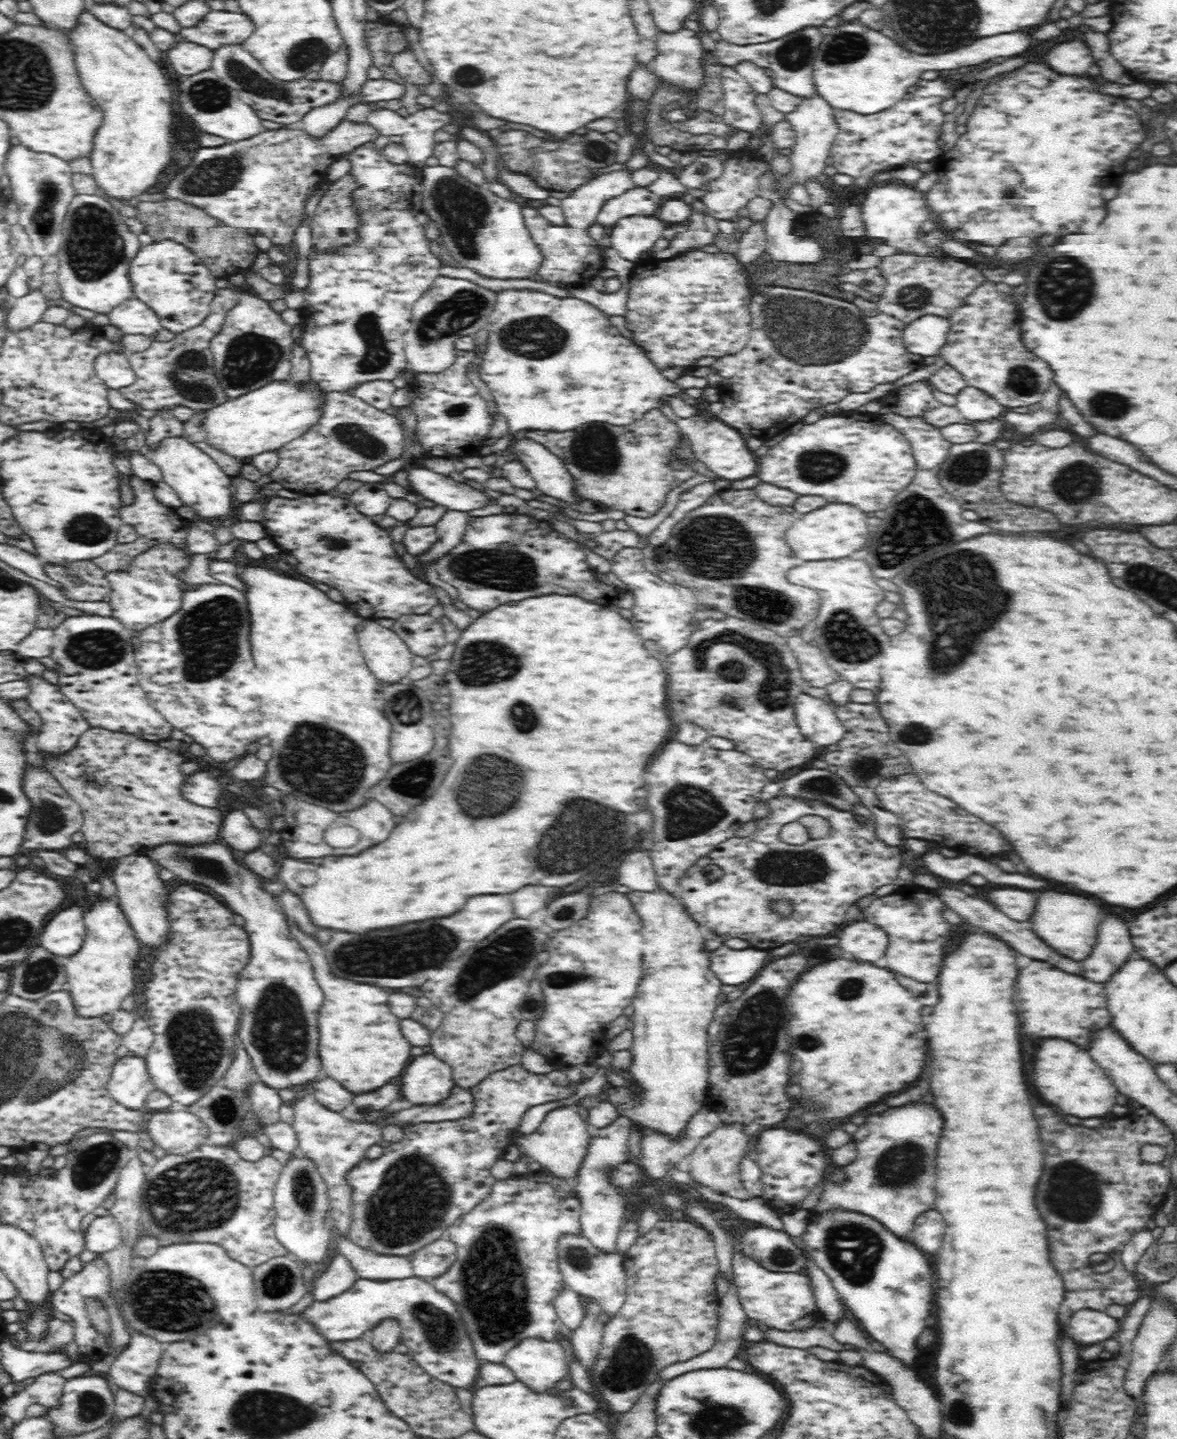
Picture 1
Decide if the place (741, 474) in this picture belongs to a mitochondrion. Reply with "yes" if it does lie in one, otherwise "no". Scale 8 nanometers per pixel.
no

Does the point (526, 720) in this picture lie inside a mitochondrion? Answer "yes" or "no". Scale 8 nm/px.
yes

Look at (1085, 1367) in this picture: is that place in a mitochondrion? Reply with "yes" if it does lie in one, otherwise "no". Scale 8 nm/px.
no

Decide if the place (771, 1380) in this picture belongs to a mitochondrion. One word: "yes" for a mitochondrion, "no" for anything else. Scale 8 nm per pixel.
no

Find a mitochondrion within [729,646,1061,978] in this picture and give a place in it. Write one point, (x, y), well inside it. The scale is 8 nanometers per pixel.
(781, 868)

